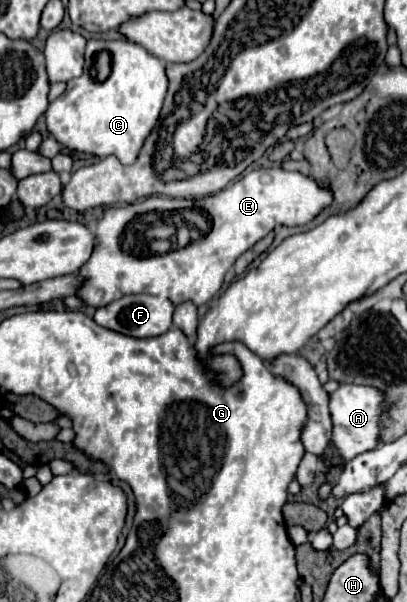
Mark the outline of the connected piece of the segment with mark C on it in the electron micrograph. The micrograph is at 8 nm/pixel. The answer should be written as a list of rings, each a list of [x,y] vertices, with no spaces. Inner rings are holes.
[[[88,40],[84,74],[68,82],[64,94],[48,106],[46,124],[50,134],[70,150],[98,158],[114,154],[120,162],[132,164],[160,118],[166,90],[164,62],[140,44],[130,40]],[[98,54],[110,54],[108,72],[98,70]]]

